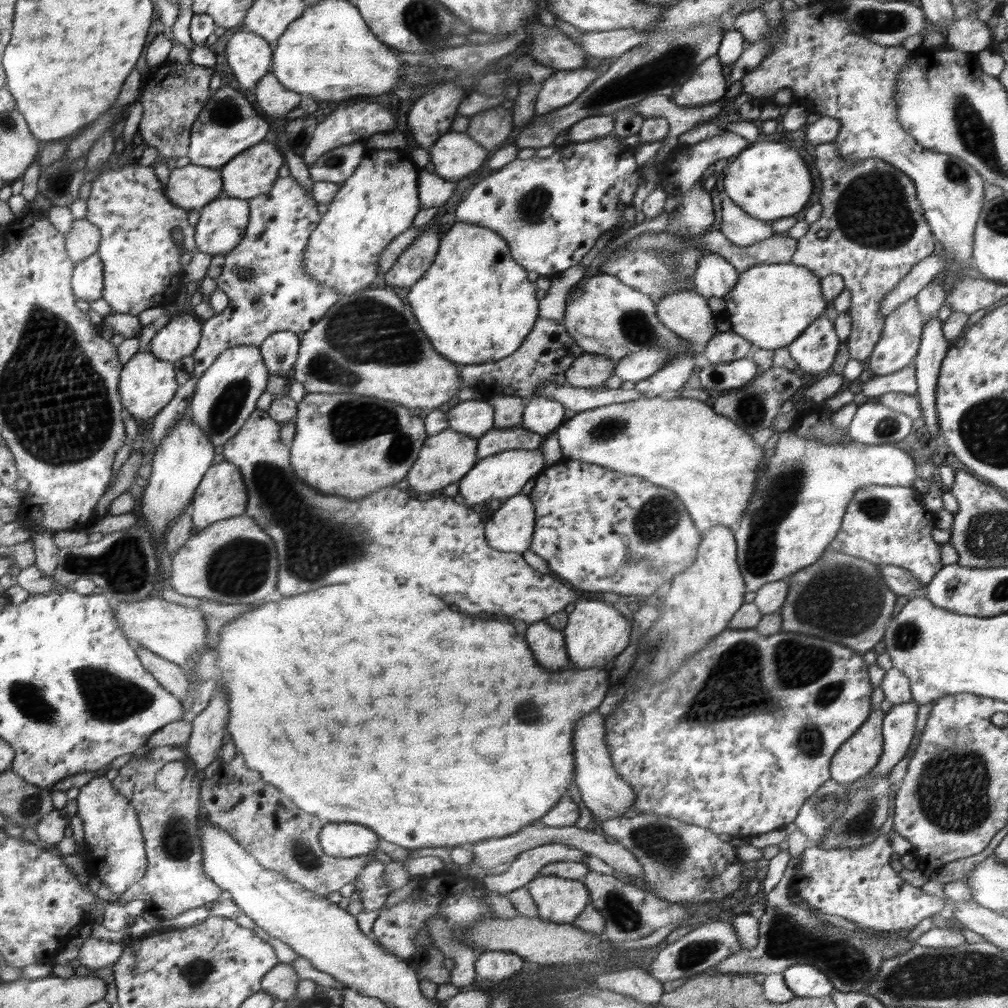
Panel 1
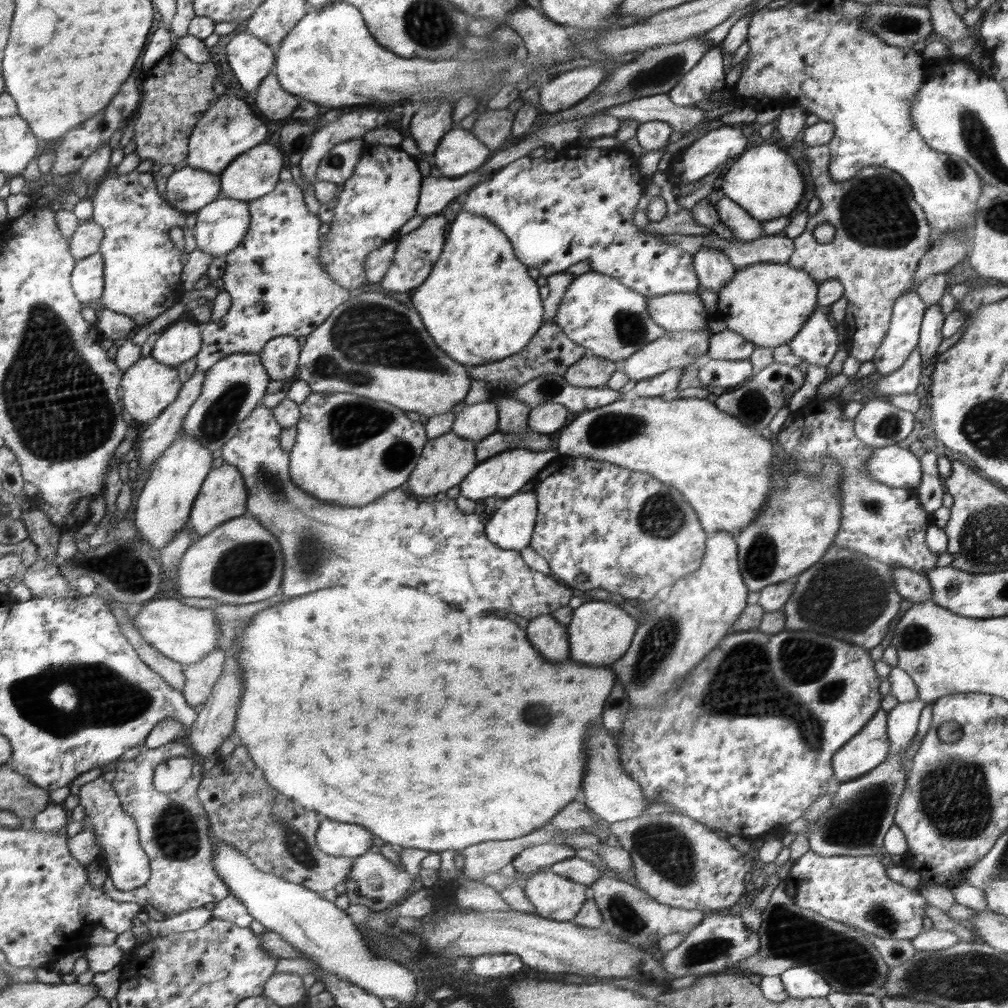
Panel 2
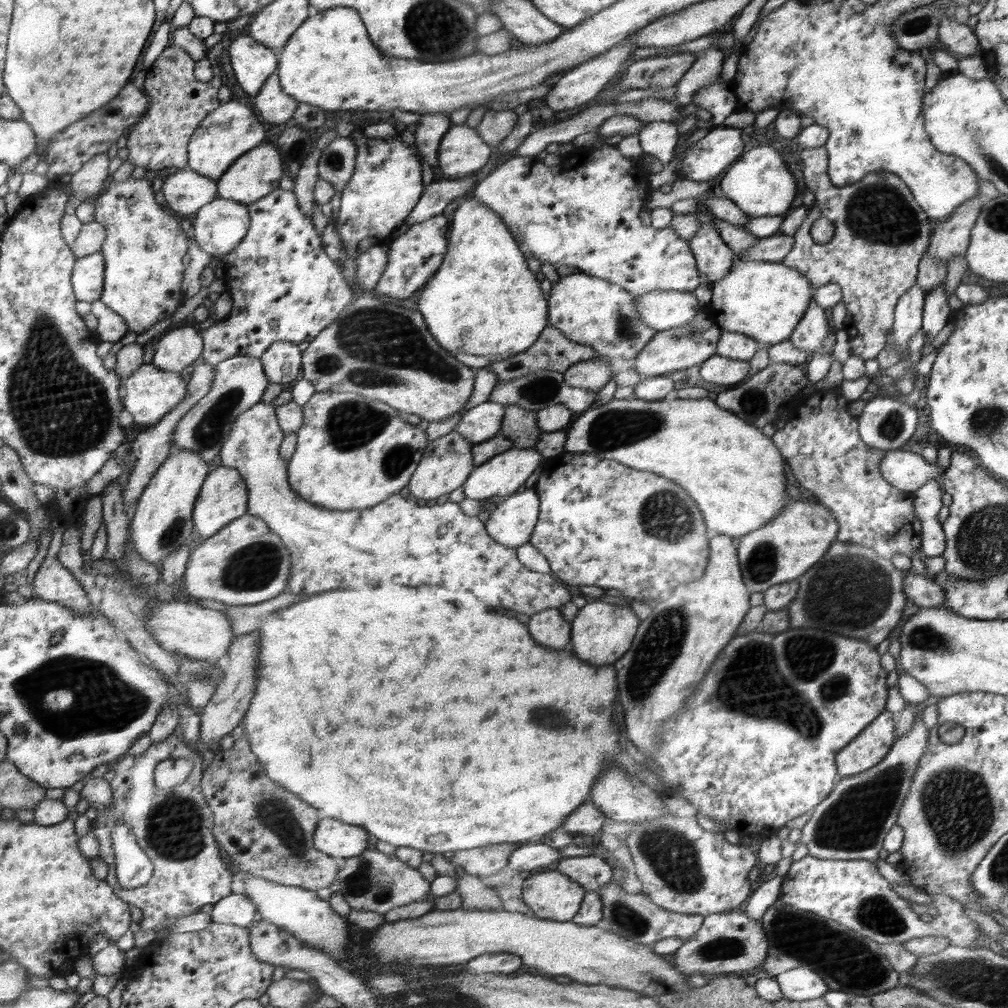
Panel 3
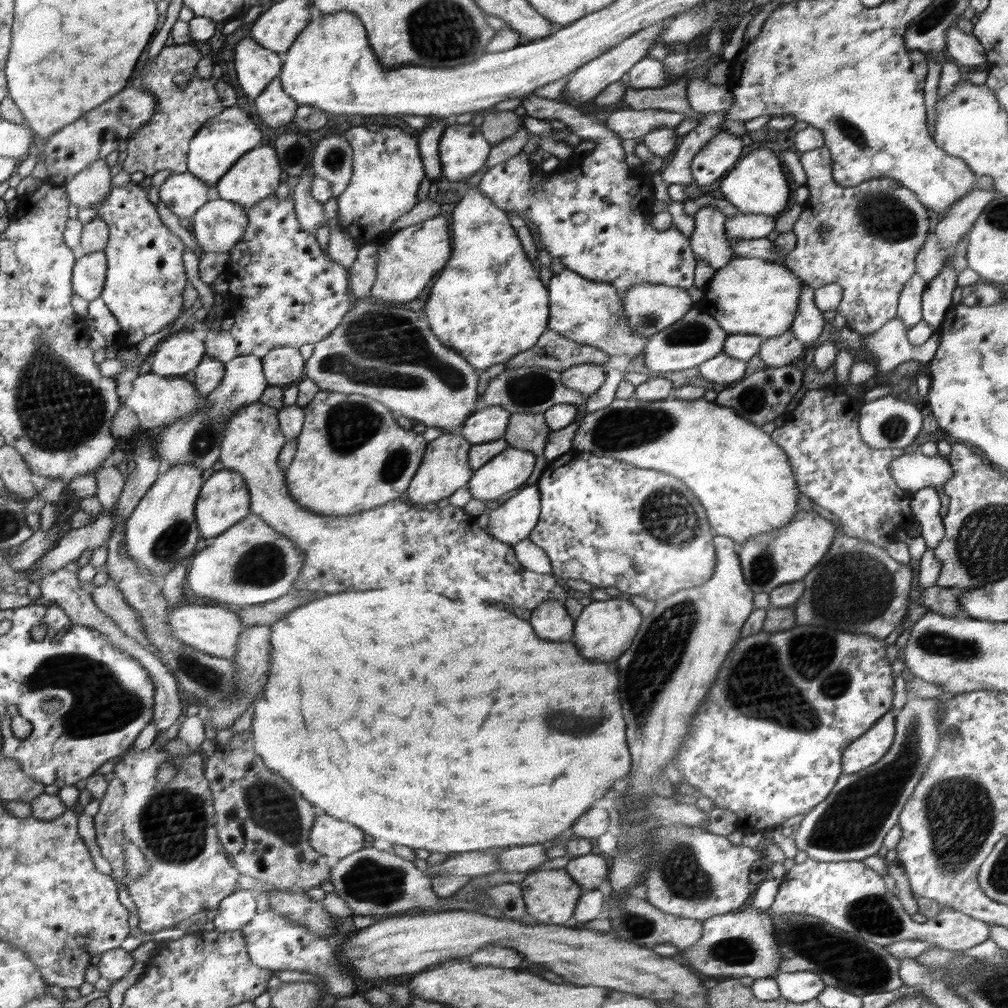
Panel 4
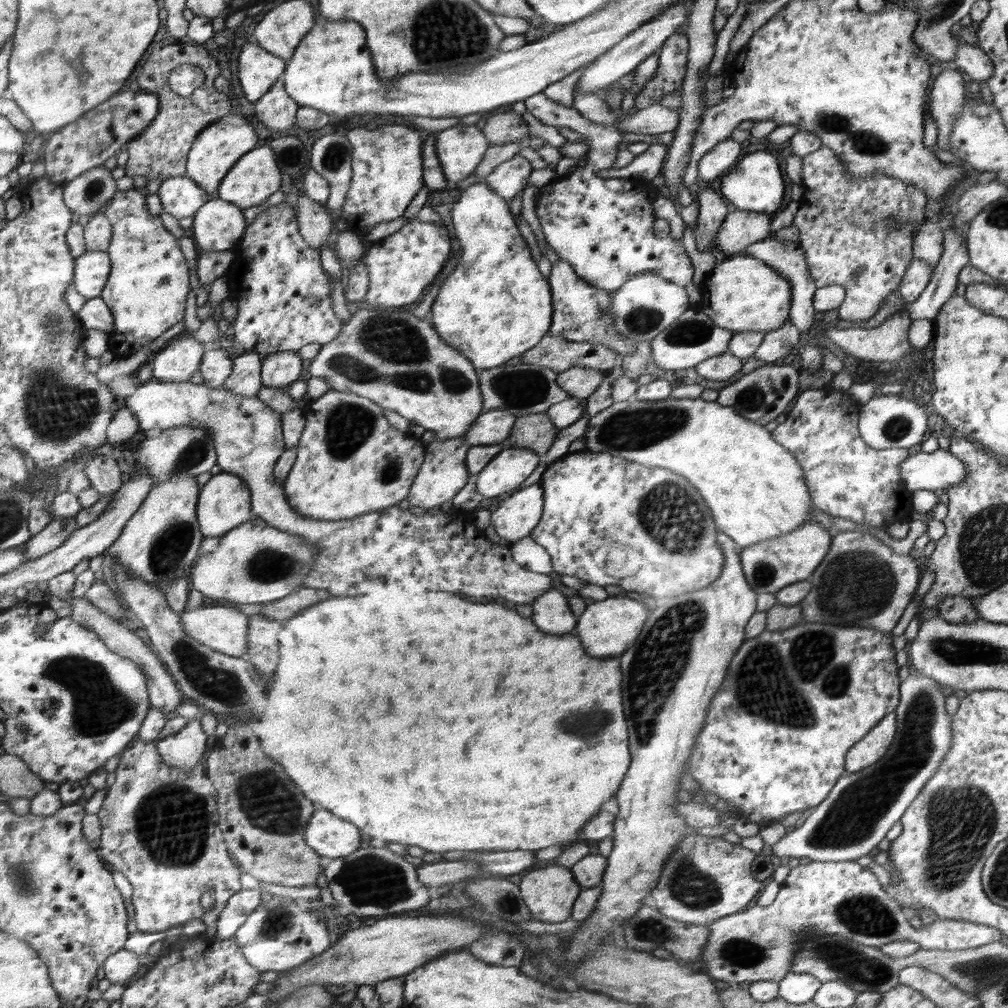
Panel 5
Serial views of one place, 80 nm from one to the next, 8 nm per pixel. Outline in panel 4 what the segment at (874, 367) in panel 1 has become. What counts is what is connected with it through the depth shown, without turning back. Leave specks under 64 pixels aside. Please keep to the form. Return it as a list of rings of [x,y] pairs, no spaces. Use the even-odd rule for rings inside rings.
[[[916,270],[911,281],[904,285],[903,291],[899,294],[897,316],[901,318],[906,330],[910,330],[923,318],[922,300],[926,285],[922,280],[919,270]]]

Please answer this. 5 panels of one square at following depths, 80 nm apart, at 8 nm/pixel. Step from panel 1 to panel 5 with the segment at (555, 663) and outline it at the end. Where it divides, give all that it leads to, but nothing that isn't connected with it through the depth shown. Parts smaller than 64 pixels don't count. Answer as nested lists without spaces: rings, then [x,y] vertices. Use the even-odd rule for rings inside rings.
[[[558,590],[546,592],[531,605],[534,612],[532,620],[546,634],[568,634],[576,626],[576,618]]]

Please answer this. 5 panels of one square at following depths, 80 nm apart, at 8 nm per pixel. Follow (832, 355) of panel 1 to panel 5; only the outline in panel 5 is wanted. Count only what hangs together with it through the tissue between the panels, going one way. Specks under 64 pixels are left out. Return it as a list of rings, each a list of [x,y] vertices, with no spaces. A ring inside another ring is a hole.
[[[774,237],[766,238],[747,246],[745,250],[742,250],[741,254],[754,256],[754,258],[758,258],[758,260],[763,260],[772,270],[775,270],[788,280],[788,283],[792,285],[789,319],[794,323],[794,326],[800,333],[808,332],[810,325],[812,325],[814,314],[816,313],[813,307],[813,298],[817,289],[816,286],[814,286],[814,279],[809,273],[806,264],[805,252],[799,245],[798,240],[788,242],[779,241]]]

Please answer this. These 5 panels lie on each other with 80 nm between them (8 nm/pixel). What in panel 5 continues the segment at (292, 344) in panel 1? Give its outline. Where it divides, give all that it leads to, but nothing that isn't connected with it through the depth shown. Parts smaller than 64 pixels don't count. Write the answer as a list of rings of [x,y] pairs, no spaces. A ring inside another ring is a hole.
[[[285,350],[266,355],[262,366],[262,381],[267,387],[285,387],[298,380],[302,372],[302,358],[296,351]]]

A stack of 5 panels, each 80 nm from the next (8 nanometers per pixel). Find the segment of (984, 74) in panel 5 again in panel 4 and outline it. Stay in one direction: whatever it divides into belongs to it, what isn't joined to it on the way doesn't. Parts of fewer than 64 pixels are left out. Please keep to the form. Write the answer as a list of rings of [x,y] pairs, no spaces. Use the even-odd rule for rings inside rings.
[[[956,25],[946,32],[946,51],[947,58],[956,60],[959,66],[987,70],[984,48],[978,43],[974,34],[965,34]]]

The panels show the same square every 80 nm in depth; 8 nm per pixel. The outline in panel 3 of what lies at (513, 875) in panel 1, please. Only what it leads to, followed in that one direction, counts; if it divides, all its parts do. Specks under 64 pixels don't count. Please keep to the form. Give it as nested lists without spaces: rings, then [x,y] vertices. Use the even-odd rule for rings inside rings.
[[[541,841],[532,843],[525,842],[512,852],[508,859],[508,868],[519,870],[520,872],[537,872],[547,867],[555,861],[562,860],[558,849],[552,848]]]

